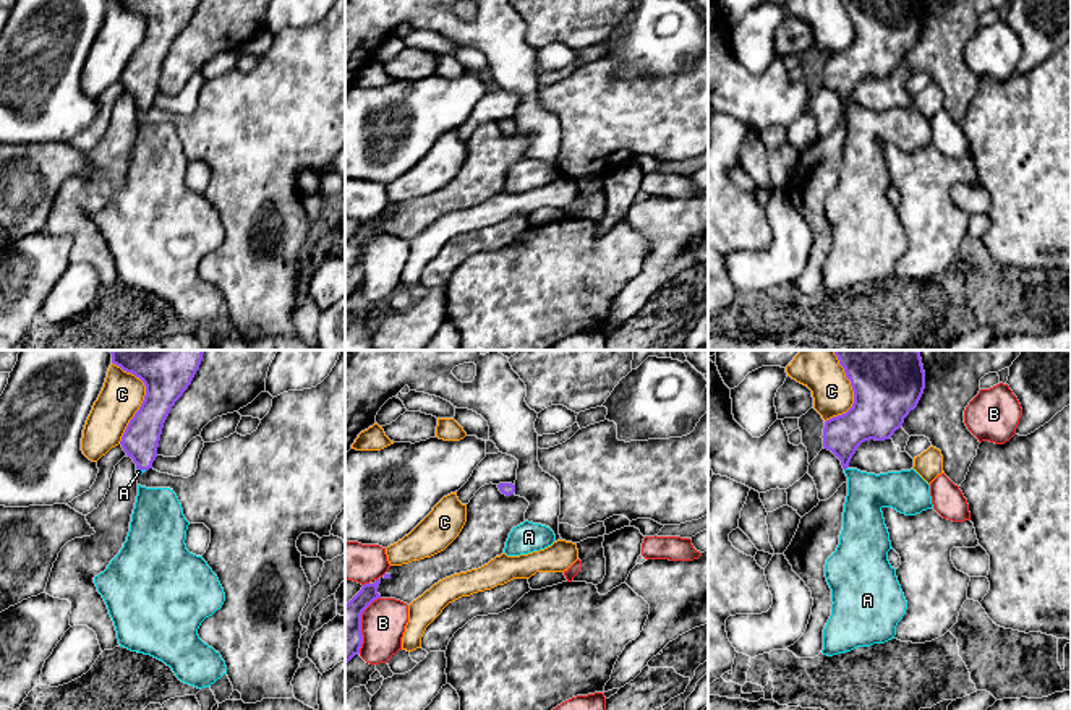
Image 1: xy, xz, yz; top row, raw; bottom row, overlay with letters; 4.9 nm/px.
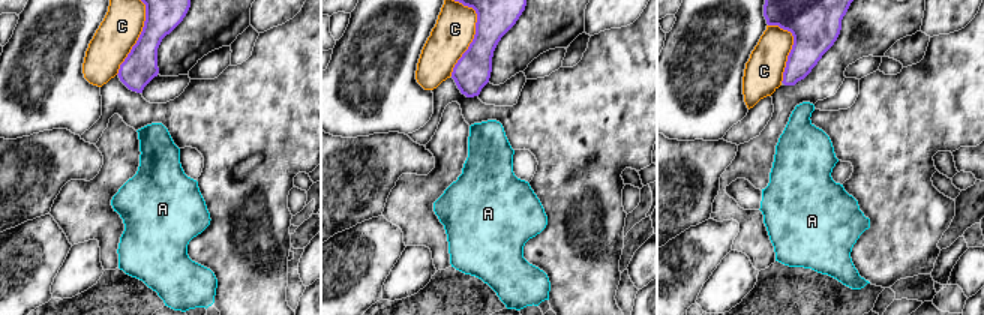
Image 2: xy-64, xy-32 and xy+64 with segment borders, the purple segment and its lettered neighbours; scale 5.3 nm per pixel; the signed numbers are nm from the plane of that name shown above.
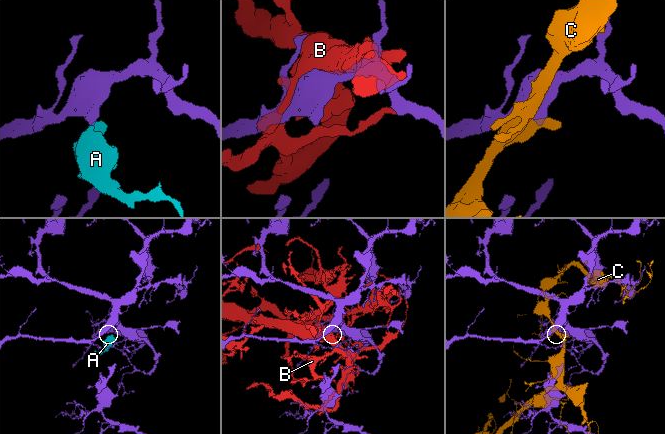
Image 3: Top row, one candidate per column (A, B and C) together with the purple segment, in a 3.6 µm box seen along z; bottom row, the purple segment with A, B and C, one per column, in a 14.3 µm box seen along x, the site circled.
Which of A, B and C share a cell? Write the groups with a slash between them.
A / B / C

